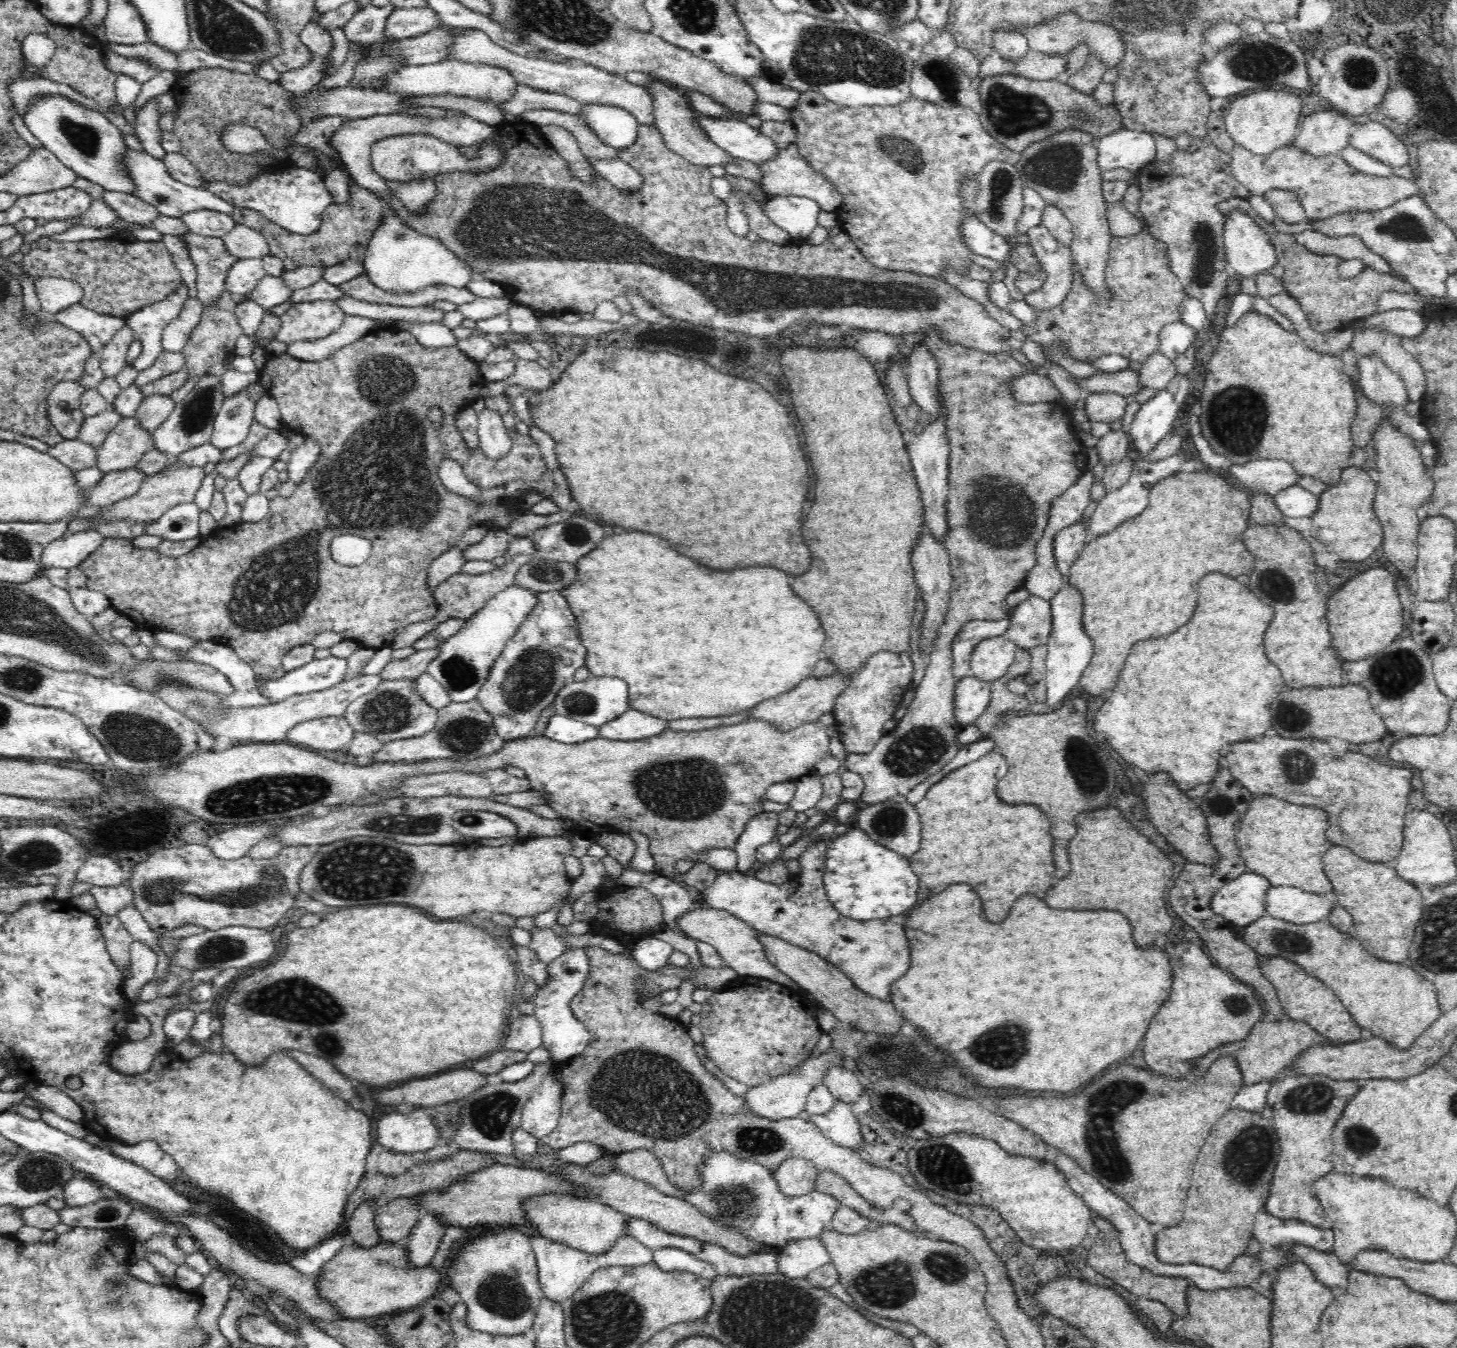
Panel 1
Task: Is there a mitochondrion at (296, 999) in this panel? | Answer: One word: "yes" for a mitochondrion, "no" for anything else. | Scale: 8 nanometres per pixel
yes

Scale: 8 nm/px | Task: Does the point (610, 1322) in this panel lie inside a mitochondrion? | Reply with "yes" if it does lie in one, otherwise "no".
yes

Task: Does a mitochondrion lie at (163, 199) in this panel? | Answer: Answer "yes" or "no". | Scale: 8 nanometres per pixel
yes

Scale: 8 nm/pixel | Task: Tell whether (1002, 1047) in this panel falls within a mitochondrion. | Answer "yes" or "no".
yes

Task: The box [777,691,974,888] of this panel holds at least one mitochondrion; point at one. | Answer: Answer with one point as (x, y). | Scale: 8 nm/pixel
(919, 749)

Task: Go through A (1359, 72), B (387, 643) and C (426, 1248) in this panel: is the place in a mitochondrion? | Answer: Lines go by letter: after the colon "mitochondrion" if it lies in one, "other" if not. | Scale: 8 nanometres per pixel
A: mitochondrion
B: other
C: other

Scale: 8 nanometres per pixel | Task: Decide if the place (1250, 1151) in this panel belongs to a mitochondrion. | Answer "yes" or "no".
yes

